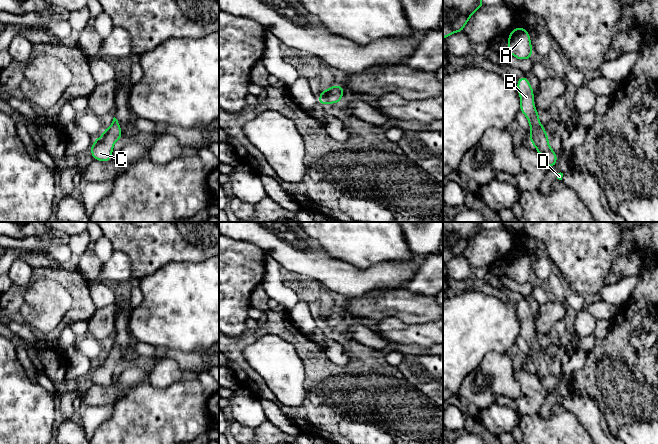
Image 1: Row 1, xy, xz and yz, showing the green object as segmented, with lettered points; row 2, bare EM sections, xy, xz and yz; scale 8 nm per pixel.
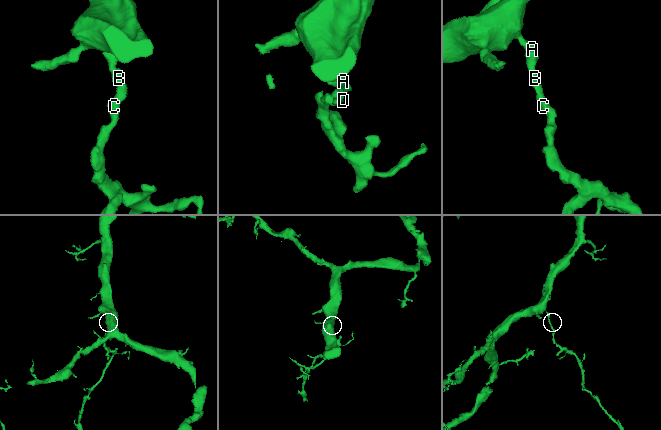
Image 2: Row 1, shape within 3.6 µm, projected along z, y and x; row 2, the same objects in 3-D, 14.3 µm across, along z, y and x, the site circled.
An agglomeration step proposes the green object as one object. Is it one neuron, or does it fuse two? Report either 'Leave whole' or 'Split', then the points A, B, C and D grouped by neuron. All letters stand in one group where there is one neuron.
Leave whole. Groups: A B C D

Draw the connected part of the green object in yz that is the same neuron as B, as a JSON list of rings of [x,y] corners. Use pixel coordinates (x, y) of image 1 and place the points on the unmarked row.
[[[521,300],[517,304],[517,314],[520,320],[520,335],[527,342],[530,349],[530,367],[534,369],[543,386],[548,392],[557,387],[557,376],[554,376],[548,366],[548,359],[540,347],[539,337],[534,328],[534,316],[529,304]]]

